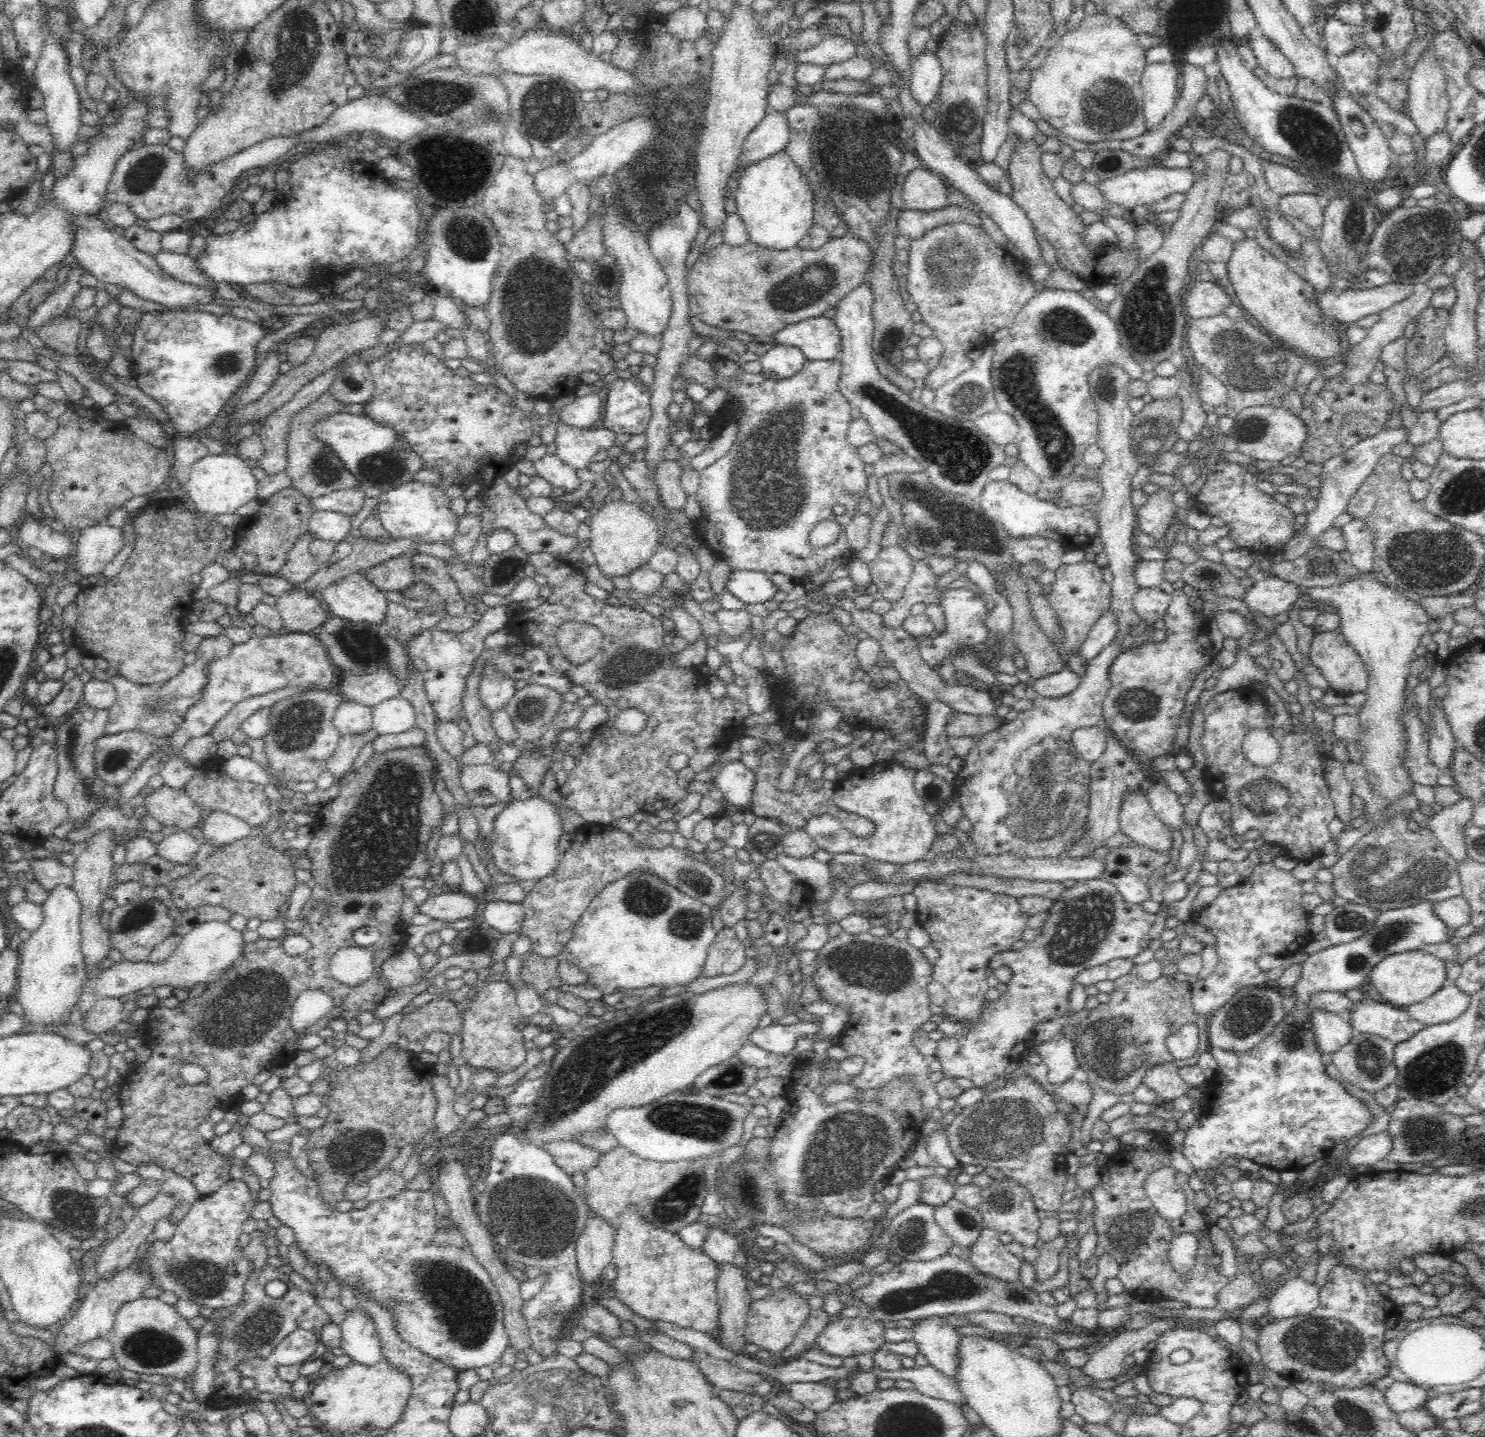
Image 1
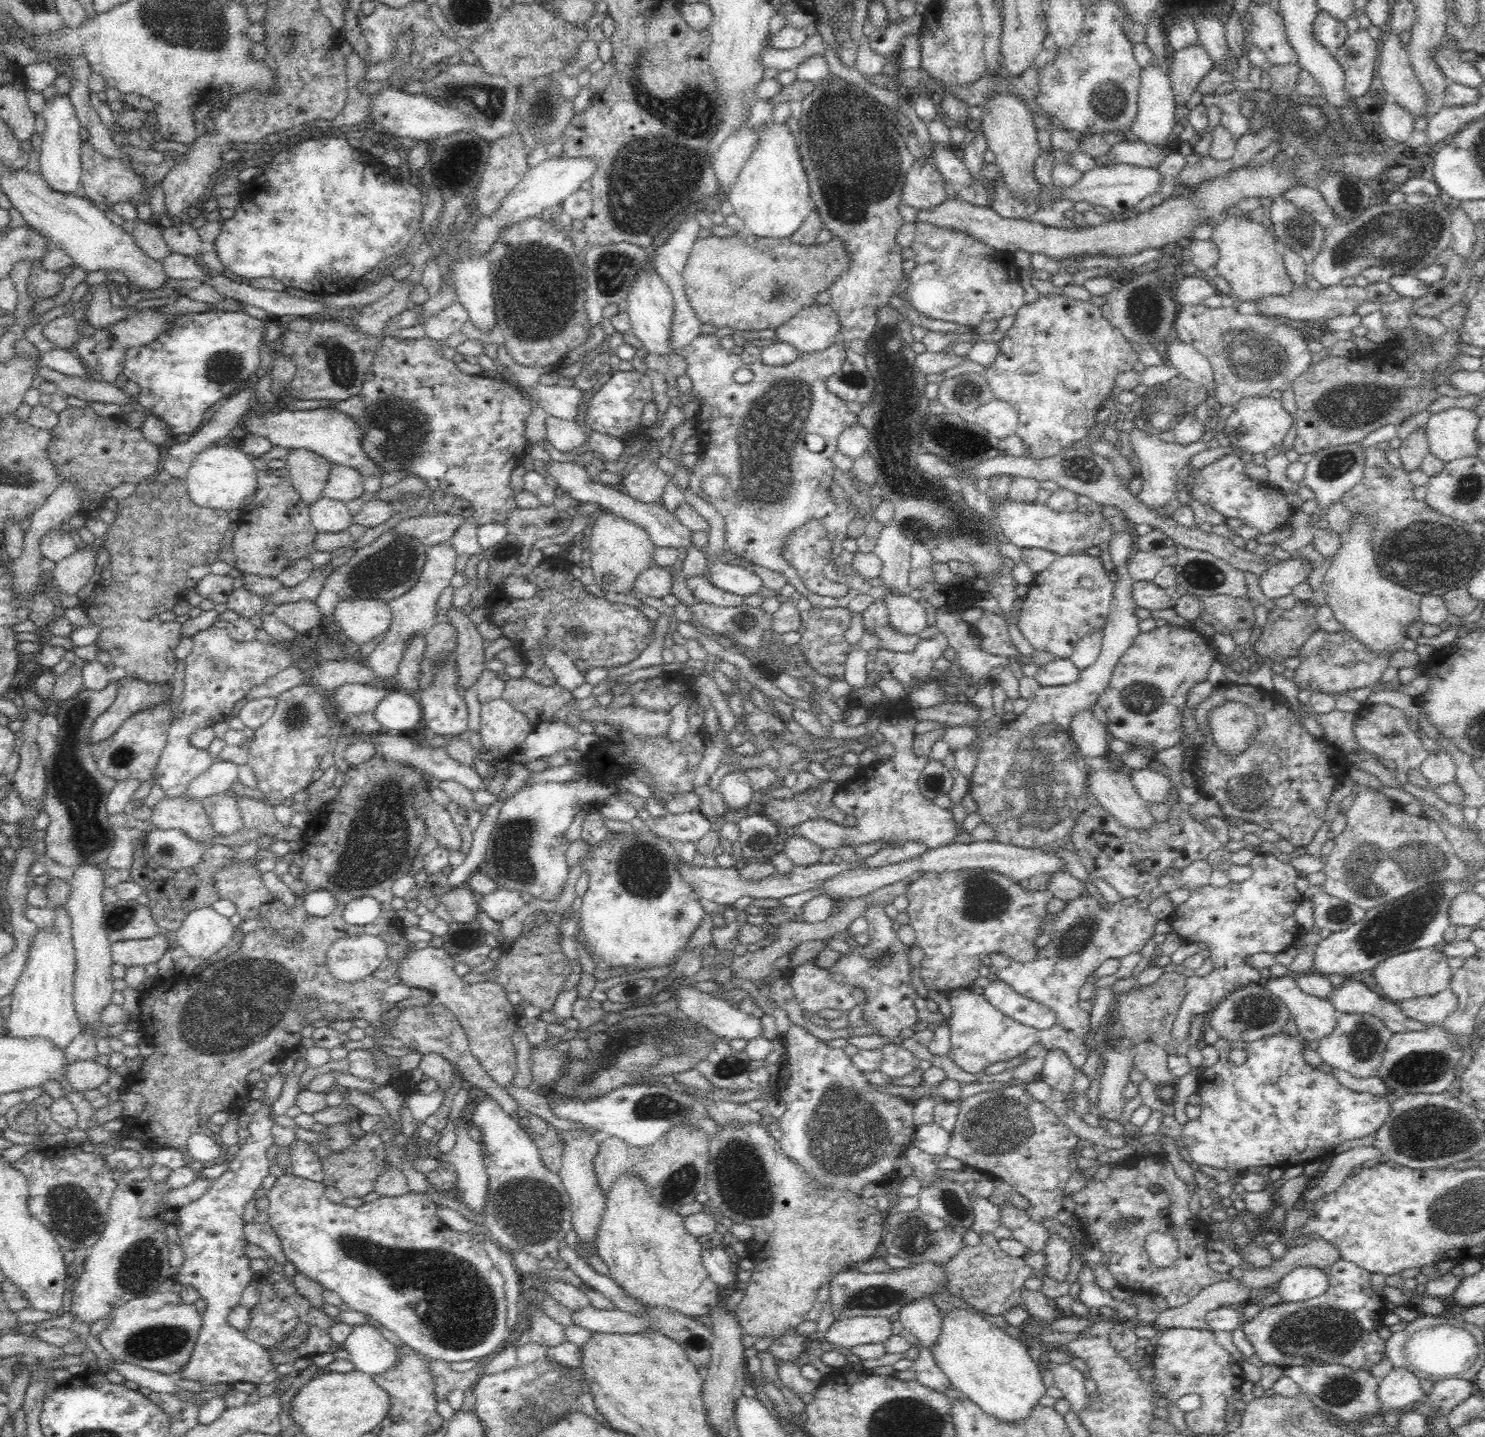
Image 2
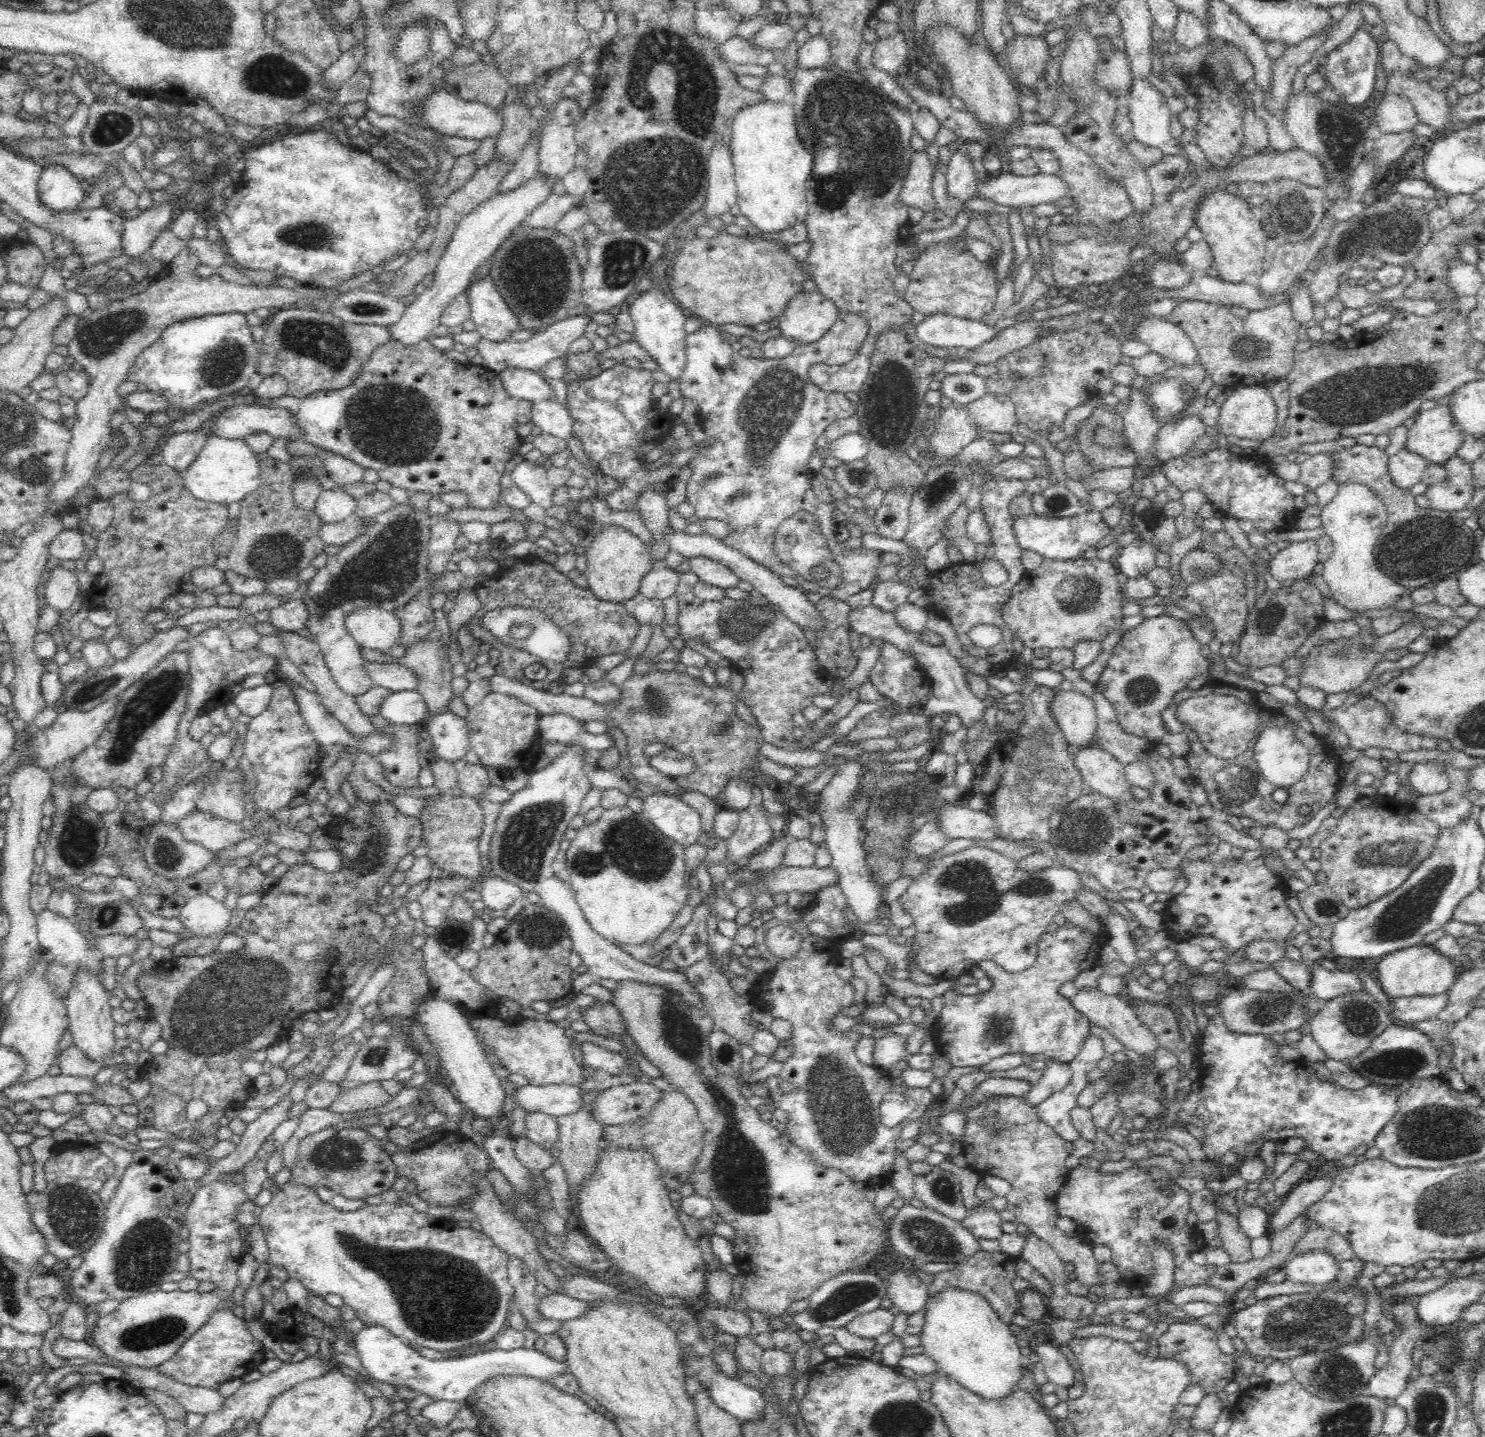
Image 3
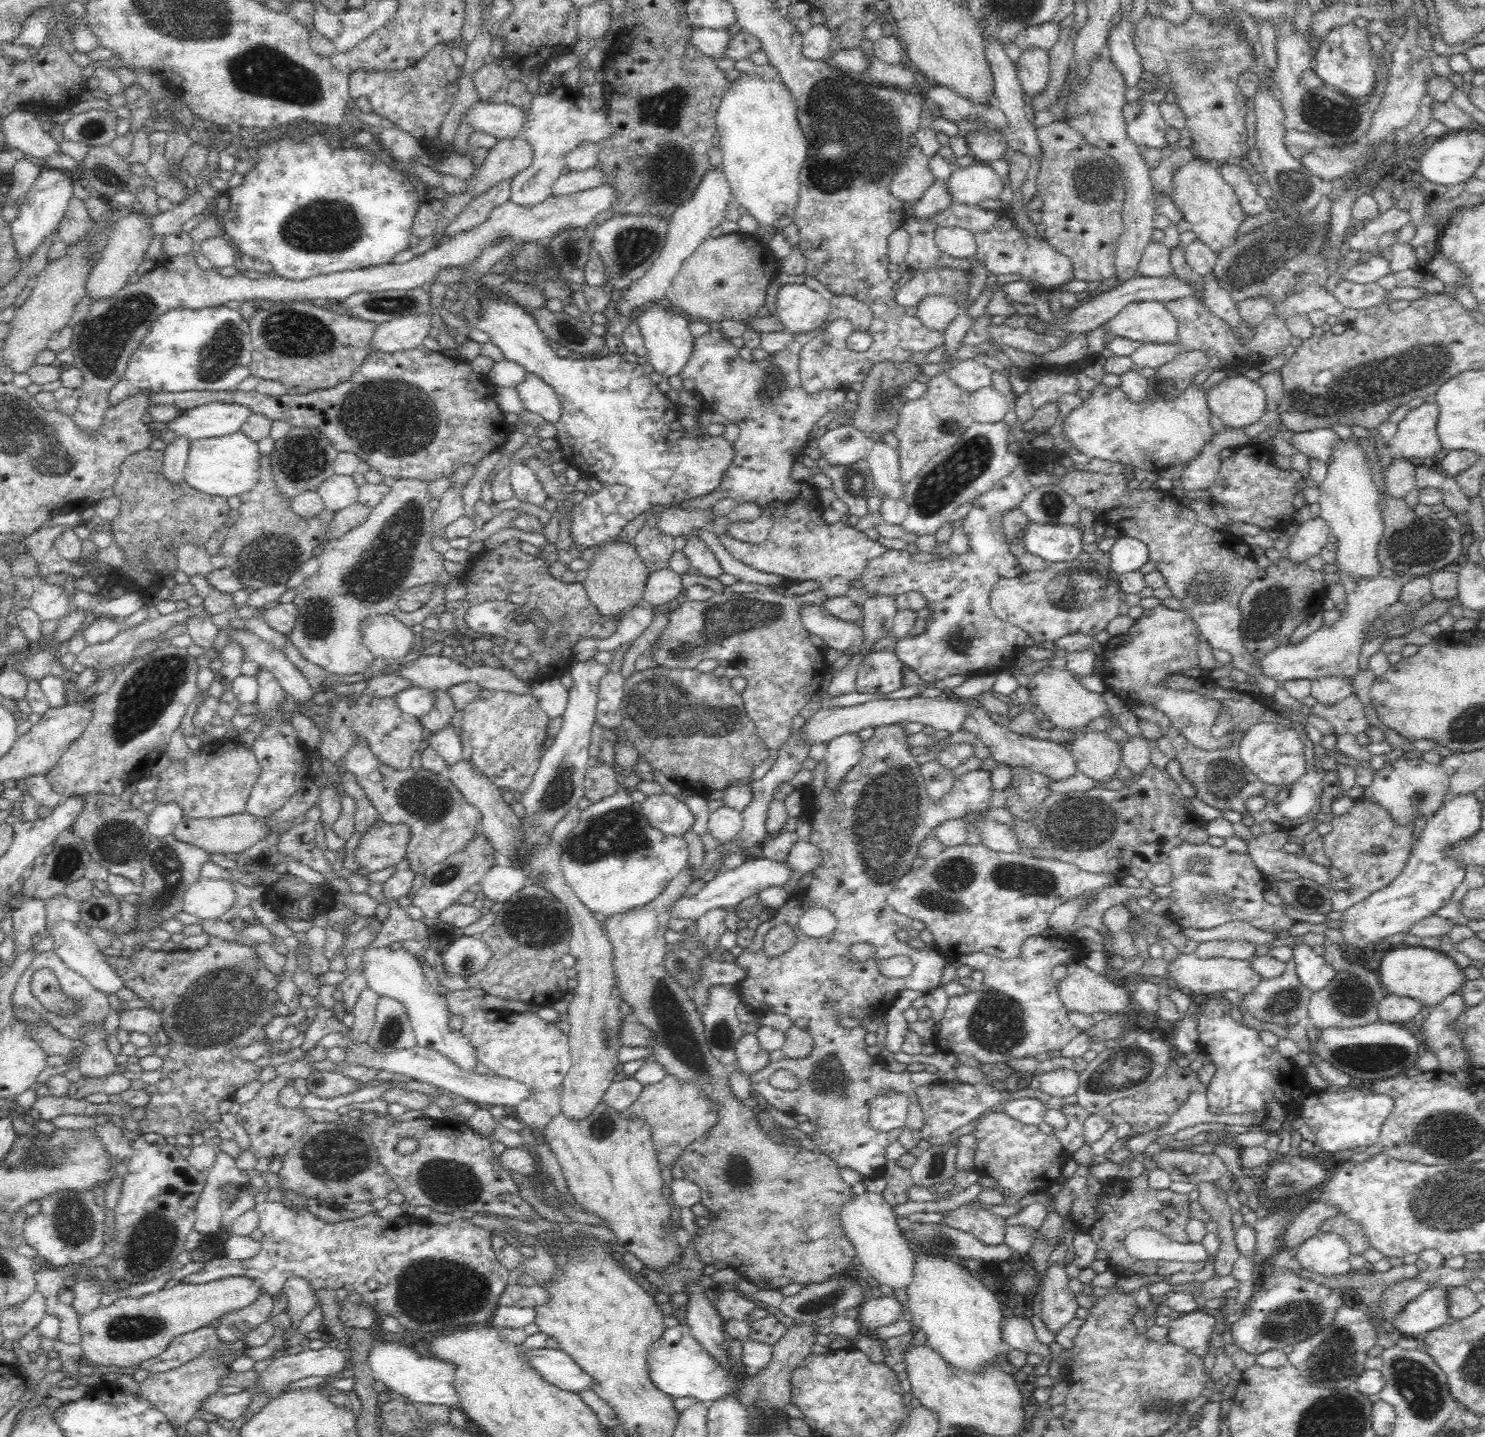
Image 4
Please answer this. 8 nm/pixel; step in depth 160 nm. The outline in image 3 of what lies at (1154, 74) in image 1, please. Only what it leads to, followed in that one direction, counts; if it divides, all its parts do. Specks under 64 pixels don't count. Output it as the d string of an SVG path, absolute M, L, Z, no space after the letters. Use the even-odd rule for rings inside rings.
M1140 78L1133 82L1128 97L1132 138L1146 146L1159 148L1165 155L1183 153L1183 147L1177 145L1179 139L1171 135L1173 114L1162 92L1147 79Z

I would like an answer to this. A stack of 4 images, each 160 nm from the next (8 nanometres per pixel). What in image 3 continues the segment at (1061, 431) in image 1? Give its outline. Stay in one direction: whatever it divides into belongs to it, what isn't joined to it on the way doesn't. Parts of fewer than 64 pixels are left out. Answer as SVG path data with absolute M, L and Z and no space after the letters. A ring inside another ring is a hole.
M1086 320L1086 322L1080 322L1078 326L1072 326L1070 328L1040 328L1040 330L1038 330L1038 336L1036 336L1036 338L1034 338L1032 342L1028 342L1028 344L1022 346L1022 348L1018 348L1018 350L1011 352L1010 354L1004 356L1004 358L994 362L994 367L996 367L996 374L986 379L987 393L1010 398L1010 401L1015 407L1015 418L1017 422L1020 423L1020 425L1018 425L1018 428L1019 426L1021 426L1022 428L1024 427L1024 429L1034 431L1035 434L1040 433L1042 435L1049 433L1051 427L1054 427L1056 425L1056 427L1058 427L1060 431L1064 432L1063 425L1067 420L1069 413L1073 409L1076 409L1077 406L1084 404L1087 401L1098 396L1098 383L1103 378L1110 378L1112 369L1116 368L1116 365L1122 362L1123 352L1121 351L1121 346L1122 341L1114 337L1112 331L1110 331L1110 329L1108 329L1108 326L1101 320Z

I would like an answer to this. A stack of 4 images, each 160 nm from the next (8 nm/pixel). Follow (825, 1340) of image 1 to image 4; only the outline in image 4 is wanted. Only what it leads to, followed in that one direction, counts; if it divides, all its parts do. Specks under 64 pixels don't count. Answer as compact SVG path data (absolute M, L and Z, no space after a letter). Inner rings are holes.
M896 1297L872 1298L859 1308L856 1321L860 1328L874 1333L878 1328L888 1326L902 1317L902 1306Z

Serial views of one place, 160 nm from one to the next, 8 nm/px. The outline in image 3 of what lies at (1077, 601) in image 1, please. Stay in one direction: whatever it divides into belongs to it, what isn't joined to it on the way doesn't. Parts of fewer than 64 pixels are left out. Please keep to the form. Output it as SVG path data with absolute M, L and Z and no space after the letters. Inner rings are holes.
M1081 555L1074 560L1044 559L1038 568L1025 572L1022 580L1011 590L1006 604L1001 608L1002 618L1012 634L1024 641L1027 652L1038 648L1048 648L1050 651L1056 648L1073 649L1082 641L1101 641L1112 628L1121 624L1123 618L1117 571L1111 561L1098 557L1087 559ZM1068 578L1086 578L1094 584L1094 590L1098 594L1088 608L1070 612L1058 598L1054 598L1054 592Z

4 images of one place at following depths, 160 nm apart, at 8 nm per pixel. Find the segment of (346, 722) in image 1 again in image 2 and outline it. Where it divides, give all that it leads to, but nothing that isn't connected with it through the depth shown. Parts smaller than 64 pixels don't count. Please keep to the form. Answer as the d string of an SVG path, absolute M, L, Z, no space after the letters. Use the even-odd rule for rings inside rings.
M346 683L337 687L335 701L339 708L338 719L343 723L364 713L372 713L388 690L374 684Z

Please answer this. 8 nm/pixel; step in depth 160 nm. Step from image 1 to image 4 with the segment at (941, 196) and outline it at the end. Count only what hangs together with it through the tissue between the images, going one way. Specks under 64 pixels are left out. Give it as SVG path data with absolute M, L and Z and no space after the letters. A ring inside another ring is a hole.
M918 146L908 149L903 165L891 184L892 195L902 203L918 204L935 178L928 167L928 157Z

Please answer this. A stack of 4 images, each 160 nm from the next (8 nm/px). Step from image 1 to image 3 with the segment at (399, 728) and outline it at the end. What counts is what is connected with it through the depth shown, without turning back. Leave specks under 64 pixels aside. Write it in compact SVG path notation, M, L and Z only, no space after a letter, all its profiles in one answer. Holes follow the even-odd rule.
M411 690L390 693L379 714L394 725L422 725L428 715L422 695Z

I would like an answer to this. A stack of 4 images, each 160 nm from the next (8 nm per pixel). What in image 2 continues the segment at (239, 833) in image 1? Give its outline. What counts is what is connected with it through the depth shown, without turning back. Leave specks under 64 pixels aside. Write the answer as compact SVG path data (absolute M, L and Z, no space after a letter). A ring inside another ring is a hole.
M230 793L214 795L201 801L214 829L214 836L228 837L244 828L240 811Z

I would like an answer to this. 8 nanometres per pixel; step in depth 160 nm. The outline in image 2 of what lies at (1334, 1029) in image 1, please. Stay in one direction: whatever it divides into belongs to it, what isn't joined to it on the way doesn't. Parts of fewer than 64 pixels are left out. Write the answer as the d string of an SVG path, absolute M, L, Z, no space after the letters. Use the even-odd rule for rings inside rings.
M1292 976L1270 978L1264 986L1287 1008L1306 1042L1320 1042L1338 1027L1340 1014L1333 1005L1302 992Z

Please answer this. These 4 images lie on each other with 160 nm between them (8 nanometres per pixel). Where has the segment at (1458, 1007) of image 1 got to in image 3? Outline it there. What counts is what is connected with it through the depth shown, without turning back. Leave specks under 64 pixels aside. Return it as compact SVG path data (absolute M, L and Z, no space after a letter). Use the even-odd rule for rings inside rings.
M1448 993L1439 995L1414 995L1410 998L1392 1000L1394 1005L1394 1017L1406 1024L1424 1023L1432 1020L1444 1011L1448 1006Z

